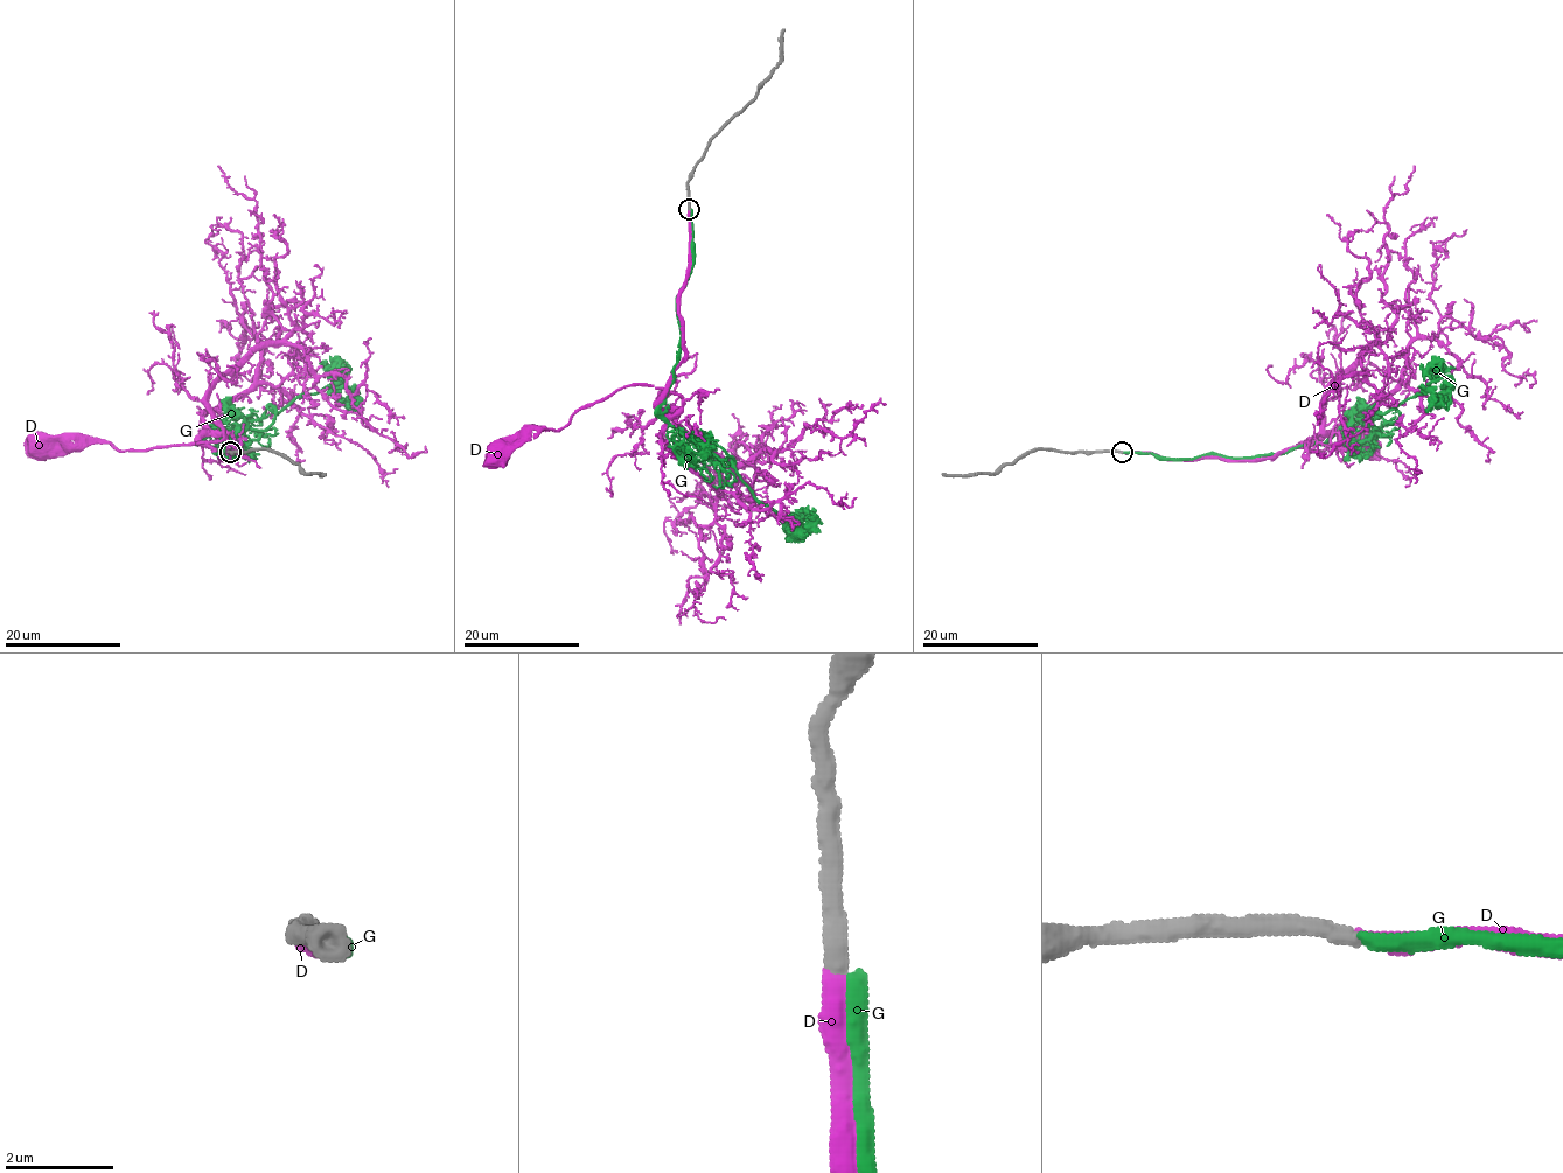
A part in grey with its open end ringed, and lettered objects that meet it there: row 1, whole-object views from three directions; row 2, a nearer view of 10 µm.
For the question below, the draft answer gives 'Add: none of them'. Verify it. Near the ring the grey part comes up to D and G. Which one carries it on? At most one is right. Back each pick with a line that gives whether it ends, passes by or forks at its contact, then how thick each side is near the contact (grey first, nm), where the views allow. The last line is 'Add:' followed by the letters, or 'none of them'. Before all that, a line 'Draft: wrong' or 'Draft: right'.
Draft: wrong
D: it ends; calibres 360 and 360 nm
Add: D

